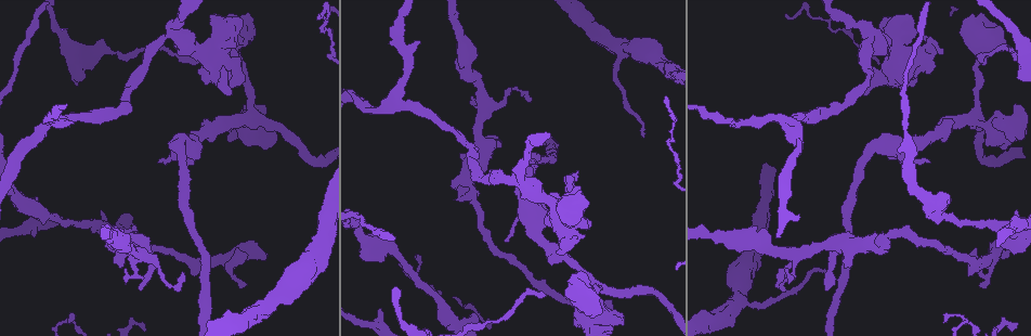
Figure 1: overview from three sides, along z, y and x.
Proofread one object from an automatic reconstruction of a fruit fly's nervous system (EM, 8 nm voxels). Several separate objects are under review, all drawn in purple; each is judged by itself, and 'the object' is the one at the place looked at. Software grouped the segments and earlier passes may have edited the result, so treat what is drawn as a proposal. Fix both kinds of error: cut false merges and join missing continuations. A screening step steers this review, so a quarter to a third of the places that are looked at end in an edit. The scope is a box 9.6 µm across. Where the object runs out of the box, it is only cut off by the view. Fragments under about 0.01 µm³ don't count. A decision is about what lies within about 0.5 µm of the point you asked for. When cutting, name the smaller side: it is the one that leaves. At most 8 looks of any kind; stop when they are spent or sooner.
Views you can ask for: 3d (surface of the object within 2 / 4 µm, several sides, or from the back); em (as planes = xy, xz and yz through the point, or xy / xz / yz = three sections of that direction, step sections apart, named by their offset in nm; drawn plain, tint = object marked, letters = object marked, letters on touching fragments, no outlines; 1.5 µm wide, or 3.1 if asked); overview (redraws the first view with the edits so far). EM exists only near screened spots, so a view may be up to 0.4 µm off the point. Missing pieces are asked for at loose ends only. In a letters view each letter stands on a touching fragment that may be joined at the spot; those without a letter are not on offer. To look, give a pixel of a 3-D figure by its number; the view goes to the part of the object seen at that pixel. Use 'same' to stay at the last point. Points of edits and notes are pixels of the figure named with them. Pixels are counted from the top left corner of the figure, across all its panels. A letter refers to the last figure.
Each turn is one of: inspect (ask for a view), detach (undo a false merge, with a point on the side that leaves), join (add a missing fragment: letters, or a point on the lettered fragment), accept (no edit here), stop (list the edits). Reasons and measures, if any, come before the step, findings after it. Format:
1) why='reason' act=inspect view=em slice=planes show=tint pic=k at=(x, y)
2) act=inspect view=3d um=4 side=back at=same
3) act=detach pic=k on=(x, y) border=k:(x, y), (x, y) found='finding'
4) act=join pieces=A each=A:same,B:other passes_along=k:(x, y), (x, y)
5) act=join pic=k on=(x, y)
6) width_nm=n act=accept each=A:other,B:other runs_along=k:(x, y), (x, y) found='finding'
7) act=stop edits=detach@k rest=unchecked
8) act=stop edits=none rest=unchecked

why='free end' act=inspect view=em slice=xz step=8 show=letters pic=1 at=(140, 289)

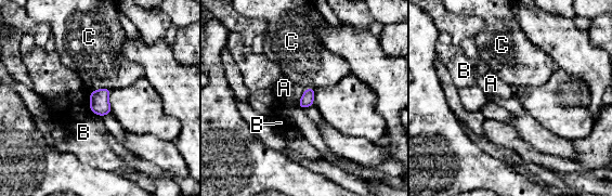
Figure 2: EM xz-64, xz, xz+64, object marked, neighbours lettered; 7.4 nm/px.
why='cut it another way' act=inspect view=em slice=planes show=letters at=same

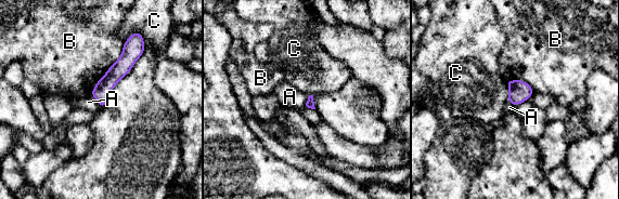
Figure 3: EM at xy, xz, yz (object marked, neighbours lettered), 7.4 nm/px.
act=accept each=A:other,B:other,C:other border=3:(90, 93), (100, 107) found='no lettered fragment goes on from it'

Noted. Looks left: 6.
why='thin end' act=inspect view=em slice=xy step=8 show=tint pic=1 at=(641, 137)

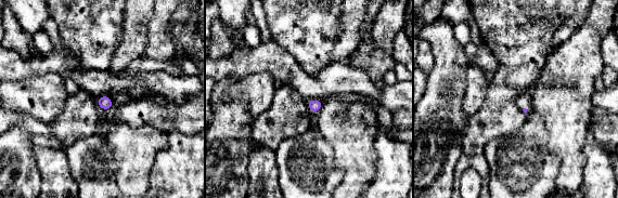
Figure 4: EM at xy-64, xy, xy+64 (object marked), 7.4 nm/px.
act=inspect view=em slice=planes show=letters at=same

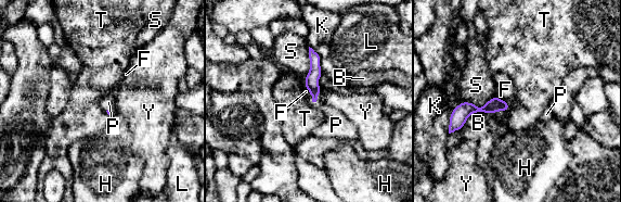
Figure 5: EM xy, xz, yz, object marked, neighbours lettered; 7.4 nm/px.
act=join pieces=P each=B:other,F:other,H:other,K:other,L:other,P:same,S:other,T:other,Y:other passes_along=5:(311, 79), (317, 98), (336, 125) found='the neuron continues'

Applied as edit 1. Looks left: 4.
act=stop edits=join@5 rest=unchecked

